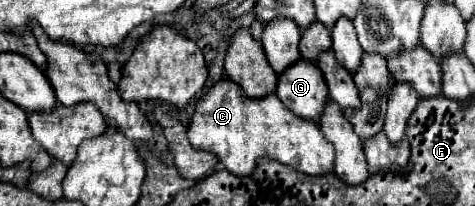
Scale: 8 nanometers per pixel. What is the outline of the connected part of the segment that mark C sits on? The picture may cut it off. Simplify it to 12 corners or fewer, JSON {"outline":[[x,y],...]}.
{"outline":[[231,79],[195,105],[187,137],[247,177],[259,157],[333,171],[315,119]]}

